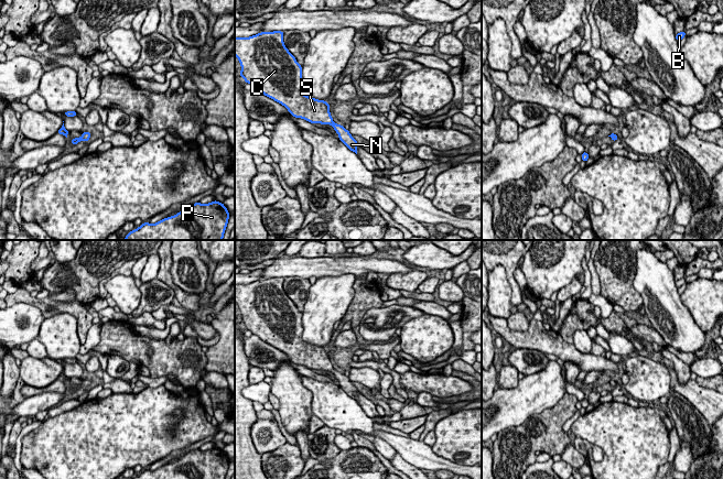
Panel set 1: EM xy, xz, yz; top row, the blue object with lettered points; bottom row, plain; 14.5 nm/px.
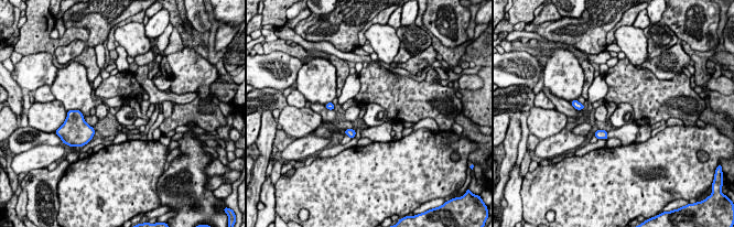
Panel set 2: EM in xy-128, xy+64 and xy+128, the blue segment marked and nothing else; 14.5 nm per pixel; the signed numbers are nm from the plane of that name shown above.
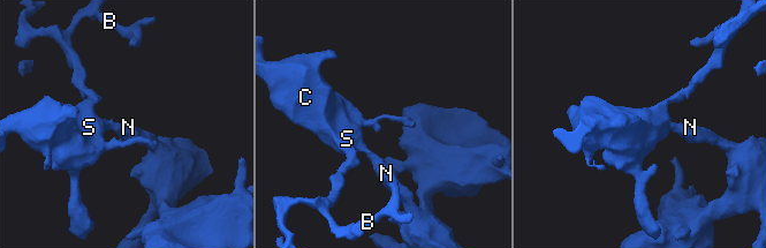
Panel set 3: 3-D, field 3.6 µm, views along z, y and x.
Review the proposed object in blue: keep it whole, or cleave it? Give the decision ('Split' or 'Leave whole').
Leave whole

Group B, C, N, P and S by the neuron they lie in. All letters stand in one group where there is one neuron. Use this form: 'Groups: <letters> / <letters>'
Groups: B C N P S

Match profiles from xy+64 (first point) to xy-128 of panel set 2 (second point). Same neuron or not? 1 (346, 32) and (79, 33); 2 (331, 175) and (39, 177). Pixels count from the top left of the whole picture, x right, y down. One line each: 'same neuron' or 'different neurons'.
1: different neurons
2: different neurons

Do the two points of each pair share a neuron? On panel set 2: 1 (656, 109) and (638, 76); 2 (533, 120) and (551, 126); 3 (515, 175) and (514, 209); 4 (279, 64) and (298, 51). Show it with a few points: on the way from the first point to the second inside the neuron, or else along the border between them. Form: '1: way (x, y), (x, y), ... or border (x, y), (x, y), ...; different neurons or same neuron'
1: way (652, 101), (638, 84); same neuron
2: way (538, 120), (547, 122); same neuron
3: way (514, 184), (514, 201); same neuron
4: border (265, 53), (281, 51), (301, 60); different neurons

